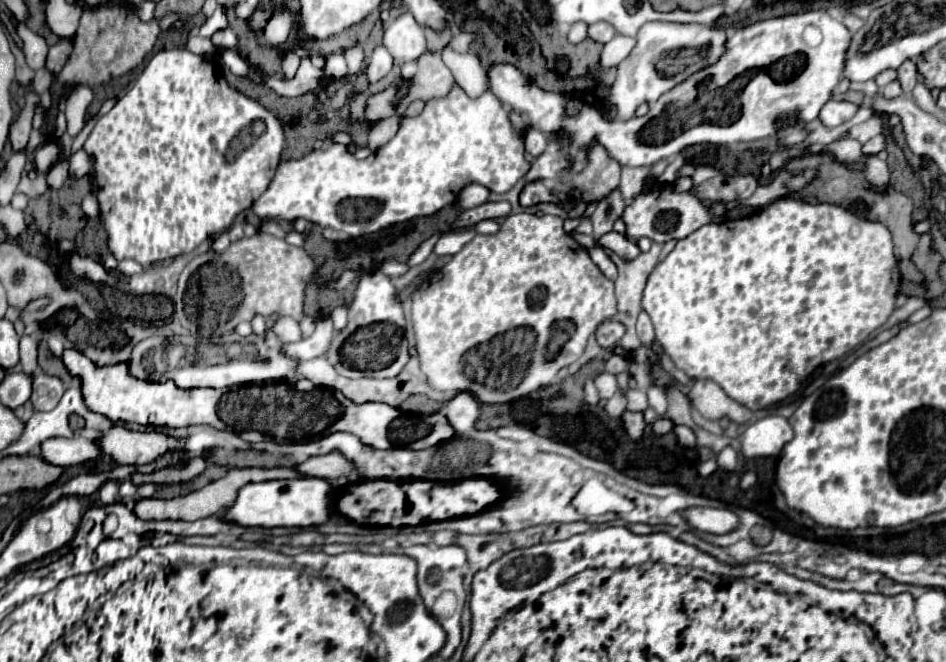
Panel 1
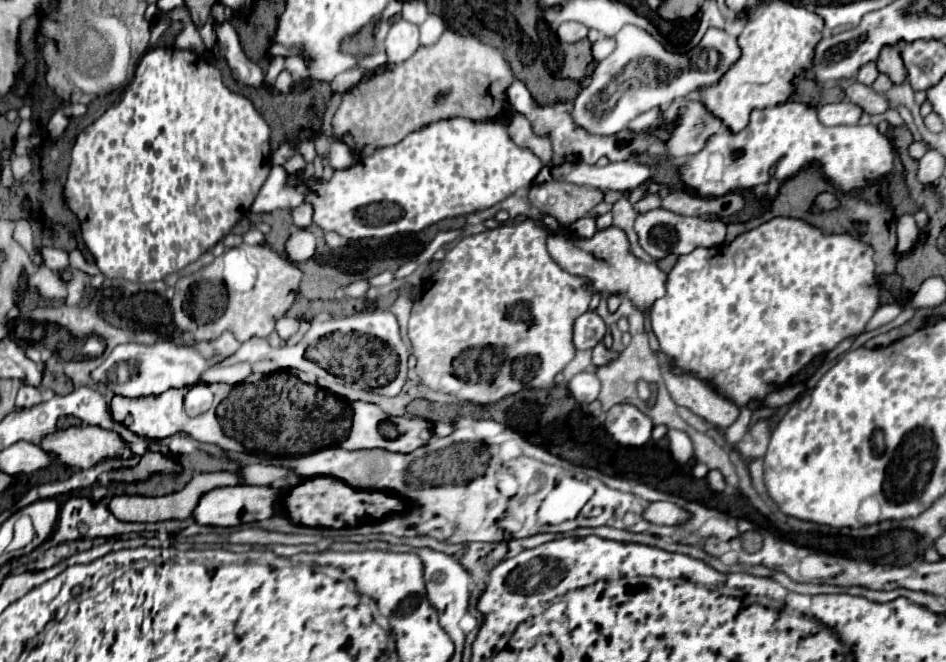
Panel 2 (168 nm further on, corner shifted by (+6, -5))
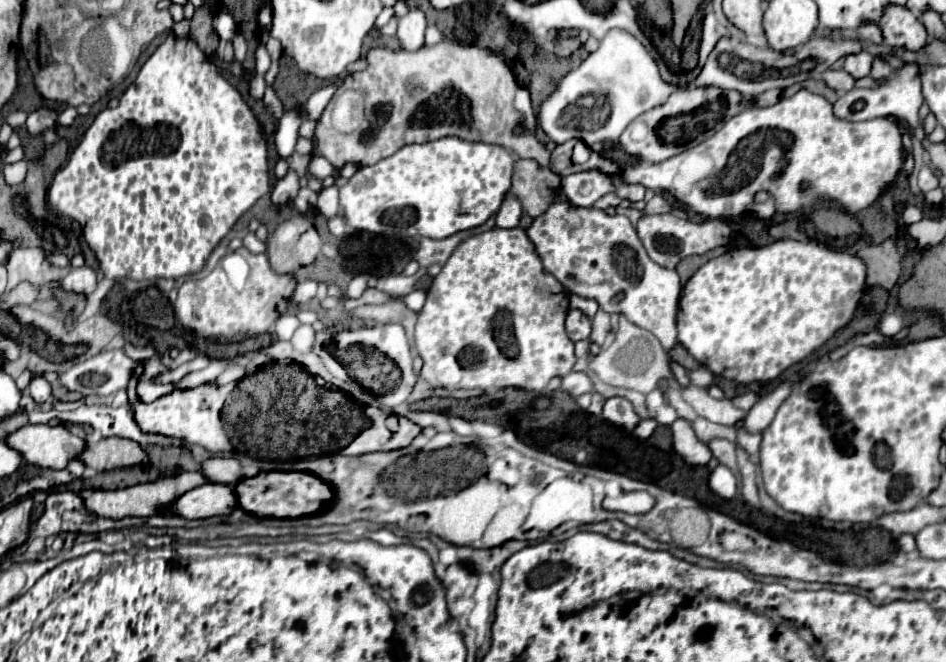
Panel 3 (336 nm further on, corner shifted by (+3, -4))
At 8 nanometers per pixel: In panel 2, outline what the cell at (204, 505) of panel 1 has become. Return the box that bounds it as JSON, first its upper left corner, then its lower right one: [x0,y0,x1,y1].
[108,472,238,522]

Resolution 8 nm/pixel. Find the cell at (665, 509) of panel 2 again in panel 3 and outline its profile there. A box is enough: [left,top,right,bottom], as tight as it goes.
[603,491,653,515]

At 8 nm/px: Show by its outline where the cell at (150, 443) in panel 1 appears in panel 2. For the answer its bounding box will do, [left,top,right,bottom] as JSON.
[38,426,132,468]

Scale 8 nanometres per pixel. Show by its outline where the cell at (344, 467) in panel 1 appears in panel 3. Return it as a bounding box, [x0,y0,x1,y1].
[203,459,245,487]

